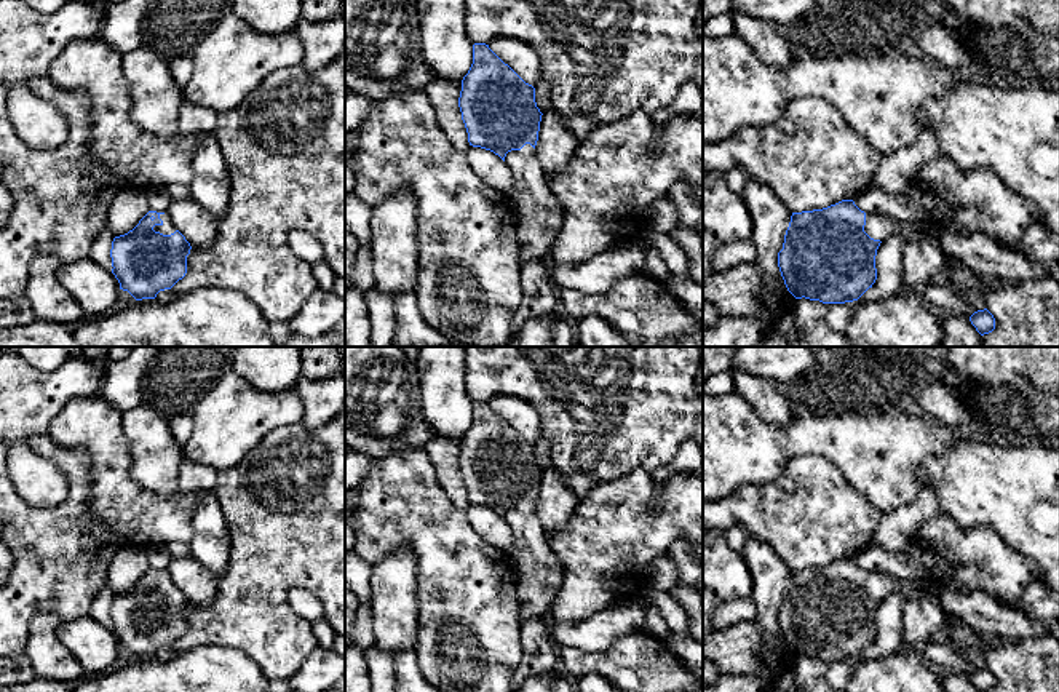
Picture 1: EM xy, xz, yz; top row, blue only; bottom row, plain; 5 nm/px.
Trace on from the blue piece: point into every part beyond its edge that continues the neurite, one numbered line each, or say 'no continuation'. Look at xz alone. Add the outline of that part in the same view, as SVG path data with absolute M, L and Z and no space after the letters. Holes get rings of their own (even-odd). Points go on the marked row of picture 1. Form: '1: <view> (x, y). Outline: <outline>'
1: xz (539, 214). Outline: M530 144L508 152L505 163L514 177L510 198L516 214L519 262L548 259L565 219L564 206L551 192Z

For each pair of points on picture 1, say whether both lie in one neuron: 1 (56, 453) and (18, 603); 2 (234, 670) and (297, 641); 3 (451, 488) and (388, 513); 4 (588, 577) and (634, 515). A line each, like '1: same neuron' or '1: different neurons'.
1: same neuron
2: different neurons
3: different neurons
4: same neuron

